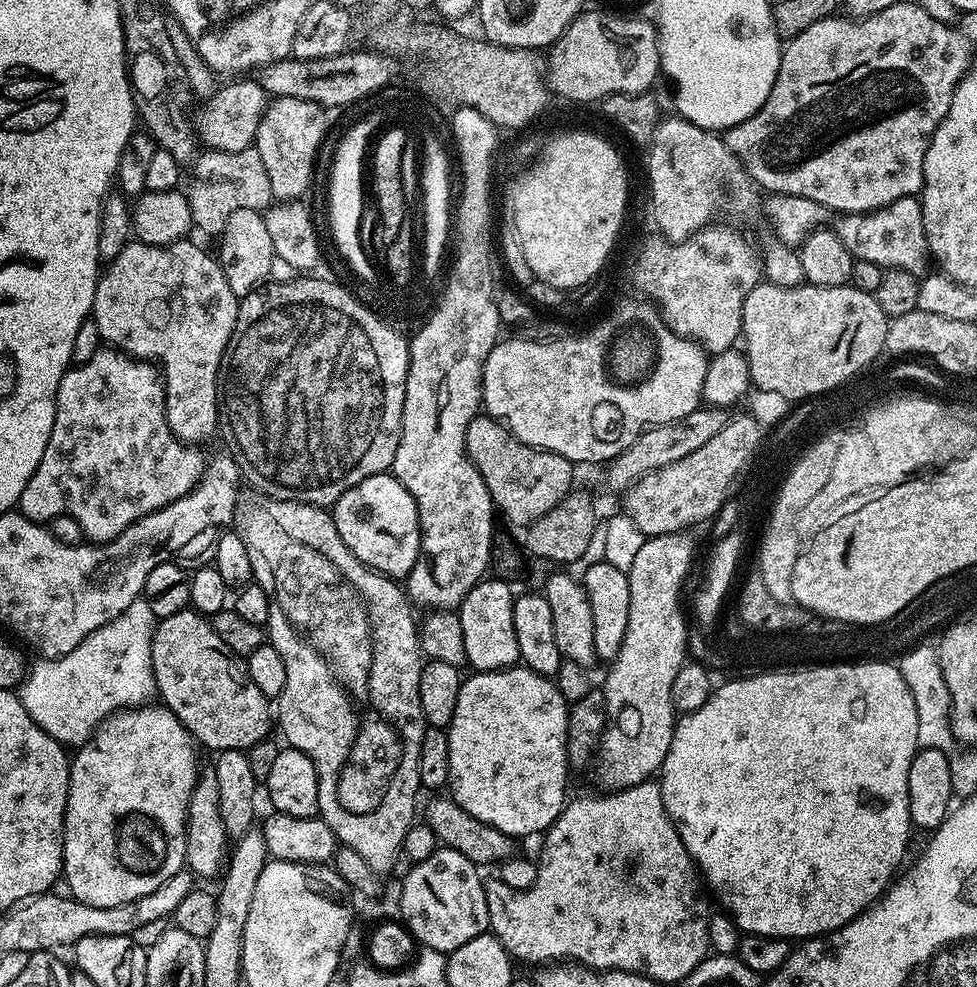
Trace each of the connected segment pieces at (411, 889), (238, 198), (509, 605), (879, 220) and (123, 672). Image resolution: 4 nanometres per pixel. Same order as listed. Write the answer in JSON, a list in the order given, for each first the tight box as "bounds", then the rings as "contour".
[{"bounds":[400,846,489,953],"contour":[[[443,846],[437,847],[436,852],[426,858],[422,862],[412,864],[409,867],[409,872],[404,876],[404,885],[400,888],[400,912],[403,923],[406,925],[409,932],[412,933],[412,939],[419,942],[425,949],[433,952],[449,953],[458,950],[458,946],[462,946],[465,942],[470,942],[470,938],[478,938],[478,934],[489,931],[488,927],[488,911],[486,910],[486,894],[484,893],[485,881],[480,880],[481,869],[477,865],[470,862],[470,858],[466,858],[466,854],[458,854],[458,850],[450,850]]]},{"bounds":[186,146,274,238],"contour":[[[255,146],[241,152],[201,151],[195,157],[191,168],[192,181],[189,182],[188,188],[186,187],[190,214],[193,225],[197,229],[201,228],[208,236],[216,238],[223,234],[226,222],[230,222],[230,218],[238,210],[263,213],[274,204],[270,178],[266,178],[266,166],[262,166],[262,154],[258,154]]]},{"bounds":[458,578,520,672],"contour":[[[485,578],[478,581],[458,605],[458,615],[462,622],[462,642],[466,644],[464,655],[467,667],[476,672],[501,672],[503,668],[513,667],[520,660],[518,637],[514,635],[514,591],[507,580]]]},{"bounds":[834,196,930,278],"contour":[[[916,196],[900,198],[873,212],[844,214],[839,220],[840,225],[835,225],[834,230],[855,259],[874,262],[883,270],[908,271],[917,278],[929,271],[930,253],[926,242],[926,226],[922,222],[922,210]]]},{"bounds":[18,598,157,746],"contour":[[[141,598],[130,602],[130,606],[126,606],[126,610],[118,614],[118,618],[94,630],[94,634],[82,638],[82,642],[78,642],[78,646],[74,646],[70,654],[59,656],[56,660],[37,659],[37,664],[33,668],[31,665],[18,688],[22,706],[26,706],[26,714],[30,714],[30,718],[34,718],[34,722],[58,743],[79,746],[92,739],[109,716],[147,705],[151,701],[148,699],[157,695],[152,669],[152,631],[156,629],[157,623],[150,606]]]}]

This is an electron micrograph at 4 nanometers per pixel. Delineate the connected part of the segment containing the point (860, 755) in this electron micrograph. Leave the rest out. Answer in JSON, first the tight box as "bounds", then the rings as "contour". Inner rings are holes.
{"bounds":[658,660,920,942],"contour":[[[884,660],[868,664],[868,668],[820,668],[820,672],[800,672],[800,676],[758,676],[749,684],[738,684],[734,678],[727,681],[727,688],[717,687],[711,698],[698,710],[681,715],[676,721],[676,729],[670,742],[670,750],[664,759],[664,767],[658,773],[658,783],[662,802],[668,811],[668,817],[676,822],[676,829],[691,854],[692,861],[702,877],[703,883],[710,889],[711,895],[720,899],[720,904],[736,927],[744,934],[762,934],[763,936],[780,936],[789,942],[803,942],[809,938],[824,938],[849,924],[856,916],[868,911],[887,893],[894,877],[896,867],[904,860],[904,851],[908,848],[908,835],[914,832],[910,818],[910,762],[914,762],[914,754],[920,748],[918,742],[918,710],[914,706],[914,694],[910,694],[910,686],[906,686],[906,678],[902,678],[899,667],[895,663],[888,664]]]}

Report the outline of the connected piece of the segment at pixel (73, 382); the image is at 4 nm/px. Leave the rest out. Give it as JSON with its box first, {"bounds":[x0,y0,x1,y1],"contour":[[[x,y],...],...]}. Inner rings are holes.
{"bounds":[18,350,202,542],"contour":[[[99,350],[88,363],[69,367],[58,386],[54,430],[50,430],[50,442],[46,442],[46,451],[42,453],[42,462],[38,462],[38,470],[34,470],[30,482],[26,482],[26,490],[22,490],[18,511],[37,522],[51,522],[56,516],[69,516],[78,522],[78,526],[82,526],[89,541],[103,542],[118,538],[118,534],[122,534],[122,530],[129,528],[134,521],[149,516],[151,512],[157,512],[159,508],[165,508],[170,502],[186,495],[200,480],[202,459],[196,453],[199,451],[184,445],[173,435],[168,426],[168,417],[164,414],[164,398],[162,376],[155,367],[146,362],[137,362],[114,350]]]}

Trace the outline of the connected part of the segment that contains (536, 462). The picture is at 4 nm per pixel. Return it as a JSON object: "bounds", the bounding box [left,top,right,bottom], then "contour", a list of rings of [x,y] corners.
{"bounds":[464,414,574,529],"contour":[[[478,414],[466,426],[464,451],[478,474],[482,474],[482,482],[486,482],[495,511],[499,515],[501,512],[513,524],[513,529],[527,529],[573,491],[574,465],[571,460],[562,458],[562,454],[531,448],[516,439],[499,420],[493,420],[487,414]]]}

